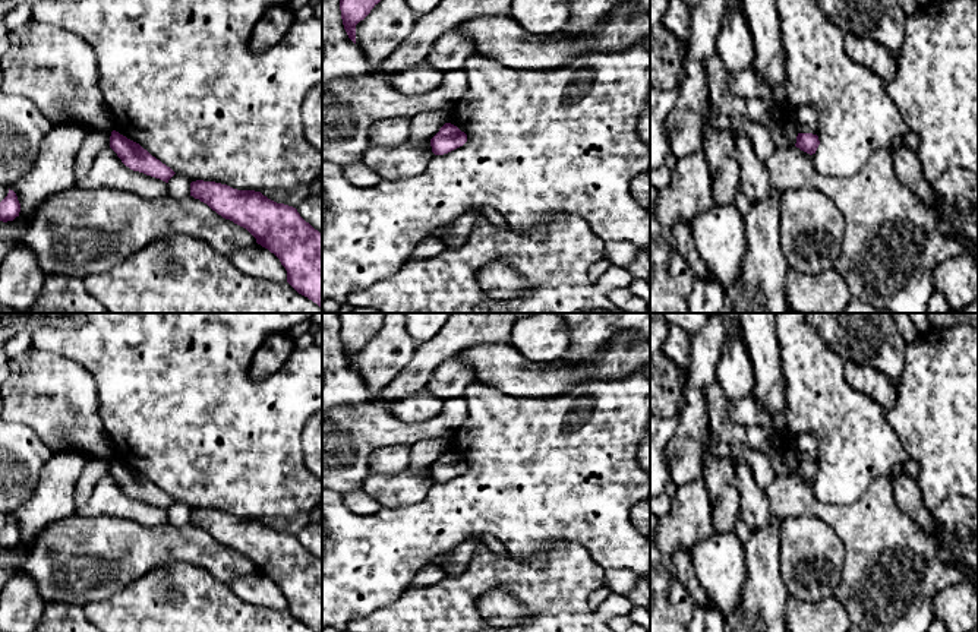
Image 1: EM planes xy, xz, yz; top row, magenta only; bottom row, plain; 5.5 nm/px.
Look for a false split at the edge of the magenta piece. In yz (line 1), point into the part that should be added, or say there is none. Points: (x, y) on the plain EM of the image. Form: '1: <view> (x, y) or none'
1: none

